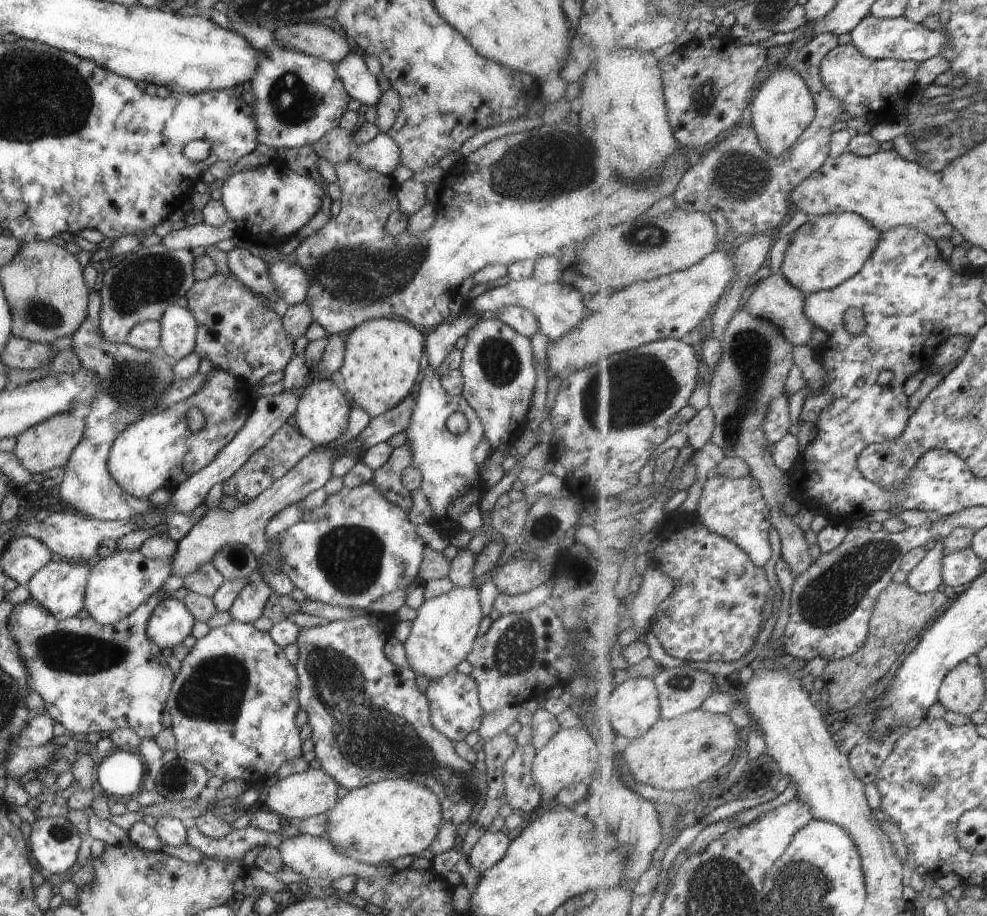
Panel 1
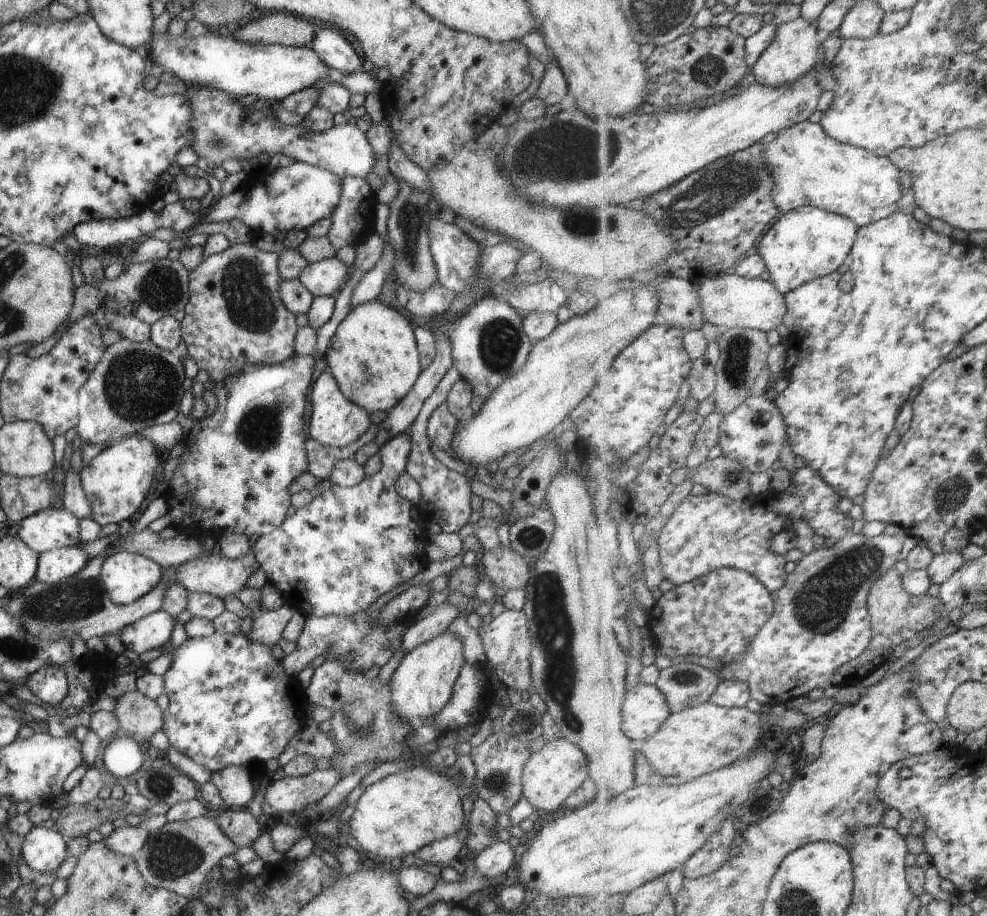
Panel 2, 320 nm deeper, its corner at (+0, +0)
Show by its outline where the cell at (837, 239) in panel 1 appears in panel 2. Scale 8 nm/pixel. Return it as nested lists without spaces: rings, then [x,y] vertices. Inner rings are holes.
[[[801,207],[786,212],[765,233],[758,253],[765,259],[771,282],[787,295],[812,280],[834,273],[852,251],[860,228],[847,217],[819,207]]]

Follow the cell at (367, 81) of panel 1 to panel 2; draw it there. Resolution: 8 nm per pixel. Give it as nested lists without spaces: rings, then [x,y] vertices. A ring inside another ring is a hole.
[[[333,27],[317,29],[309,47],[327,68],[335,71],[335,74],[354,71],[362,64],[353,46]]]

